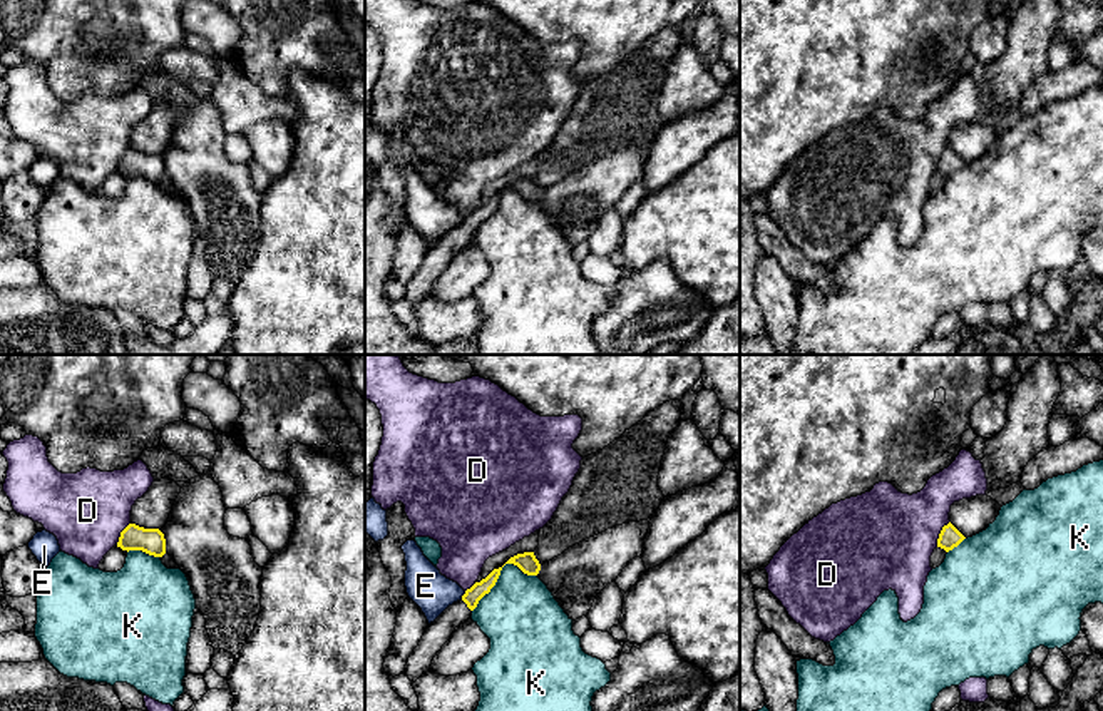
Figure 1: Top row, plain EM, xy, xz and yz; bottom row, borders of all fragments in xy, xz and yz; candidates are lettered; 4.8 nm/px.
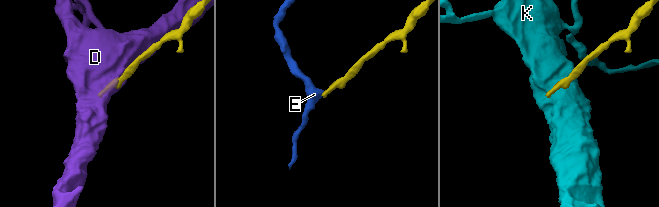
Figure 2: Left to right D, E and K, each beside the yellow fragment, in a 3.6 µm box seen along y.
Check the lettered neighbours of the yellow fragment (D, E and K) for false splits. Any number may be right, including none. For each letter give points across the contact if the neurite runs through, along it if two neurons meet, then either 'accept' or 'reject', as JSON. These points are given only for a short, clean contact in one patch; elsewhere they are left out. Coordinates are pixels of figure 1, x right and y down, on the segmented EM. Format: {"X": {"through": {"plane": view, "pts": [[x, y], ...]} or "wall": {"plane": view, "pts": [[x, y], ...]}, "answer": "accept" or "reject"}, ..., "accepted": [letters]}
{"D": {"answer": "reject"}, "E": {"wall": {"plane": "xz", "pts": [[466, 591], [461, 598]]}, "answer": "reject"}, "K": {"wall": {"plane": "xz", "pts": [[536, 574], [506, 564], [496, 584], [472, 611]]}, "answer": "reject"}, "accepted": []}

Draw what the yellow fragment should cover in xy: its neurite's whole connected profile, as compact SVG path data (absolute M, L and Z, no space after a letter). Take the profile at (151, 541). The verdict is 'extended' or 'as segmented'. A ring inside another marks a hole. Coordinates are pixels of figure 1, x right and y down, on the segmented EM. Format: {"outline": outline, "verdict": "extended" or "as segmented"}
{"outline": "M129 524L119 537L117 547L122 550L142 550L154 557L166 554L166 539L159 529L144 529L136 524Z", "verdict": "as segmented"}

